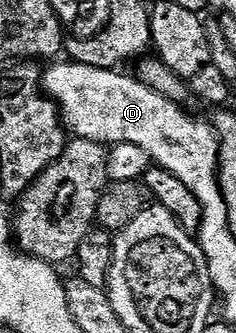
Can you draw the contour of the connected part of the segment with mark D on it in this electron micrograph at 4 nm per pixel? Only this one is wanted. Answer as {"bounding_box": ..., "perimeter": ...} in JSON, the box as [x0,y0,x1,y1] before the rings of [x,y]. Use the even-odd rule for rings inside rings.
{"bounding_box":[43,62,220,192],"perimeter":[[[72,62],[57,64],[54,68],[45,68],[43,72],[43,87],[50,100],[57,105],[61,119],[68,131],[78,140],[90,140],[96,144],[114,146],[130,143],[142,147],[150,161],[158,168],[165,168],[175,178],[193,192],[220,192],[217,181],[217,159],[219,146],[216,132],[212,123],[196,120],[185,113],[186,109],[163,94],[151,90],[132,75],[124,76],[124,71],[112,68],[96,68],[83,66]]]}

